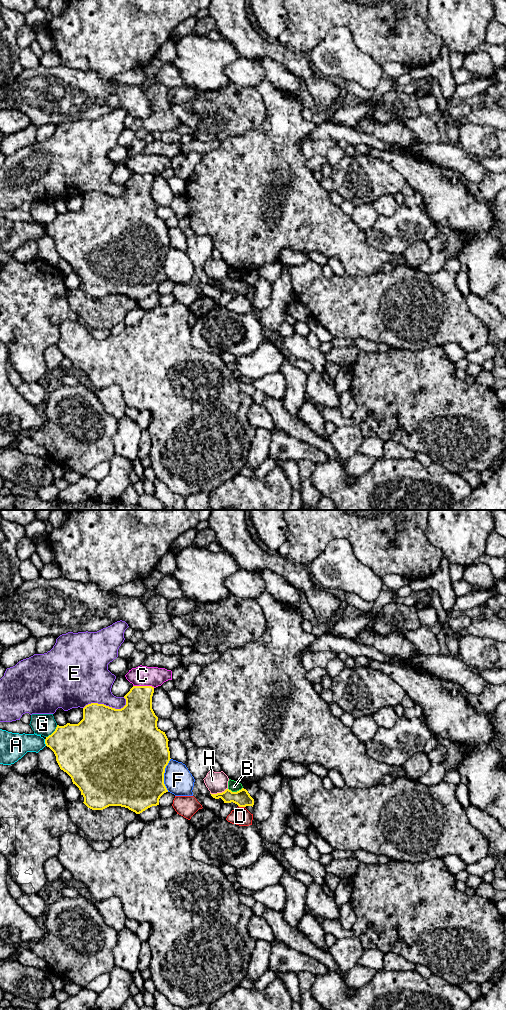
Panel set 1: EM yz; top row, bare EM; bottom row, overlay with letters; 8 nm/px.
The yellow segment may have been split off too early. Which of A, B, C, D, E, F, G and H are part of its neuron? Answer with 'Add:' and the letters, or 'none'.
Add: none

